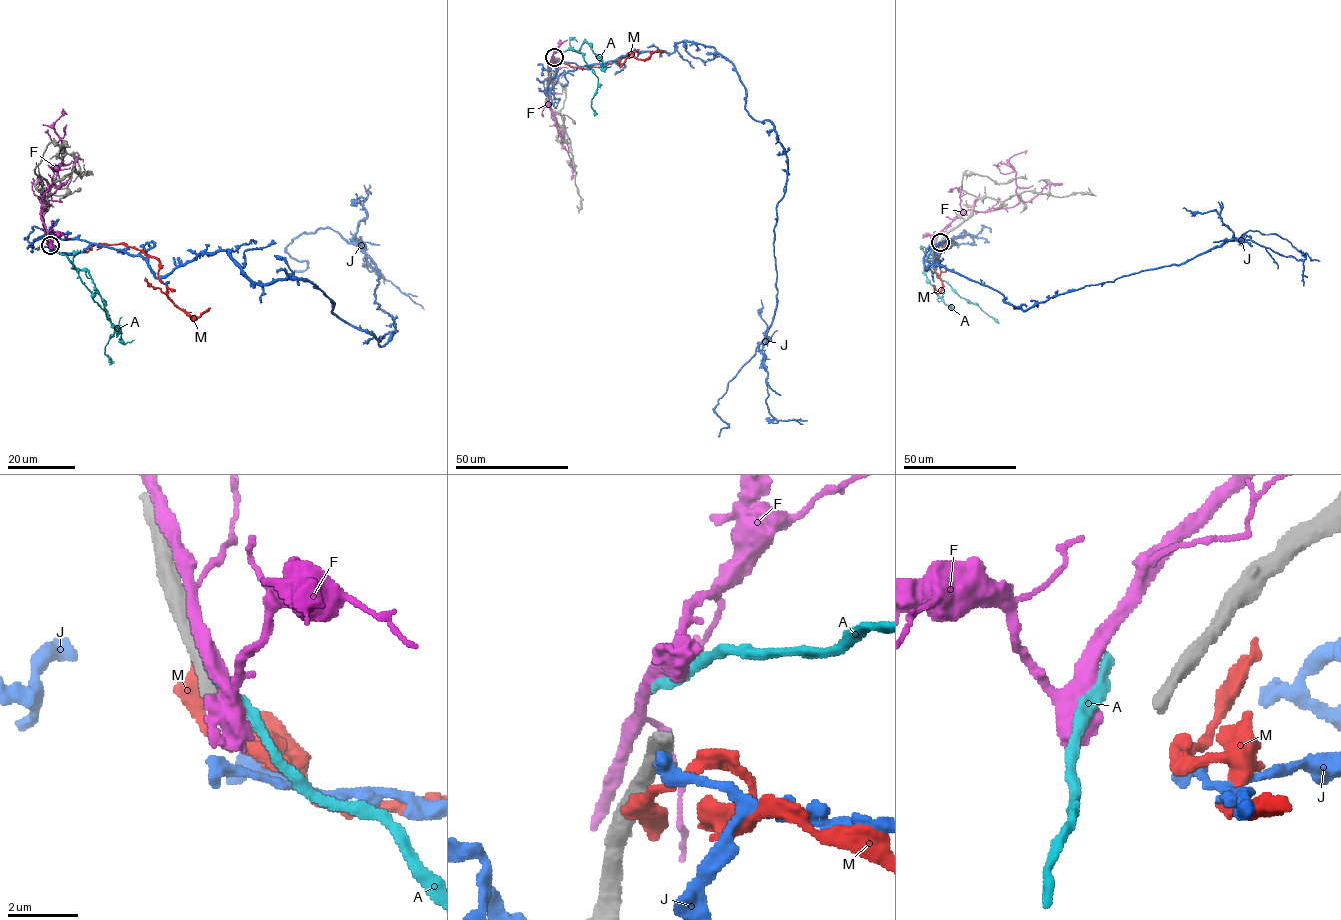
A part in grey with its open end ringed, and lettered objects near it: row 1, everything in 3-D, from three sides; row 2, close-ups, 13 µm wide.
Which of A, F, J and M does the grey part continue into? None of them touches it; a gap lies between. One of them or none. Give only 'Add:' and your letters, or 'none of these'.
Add: none of these

